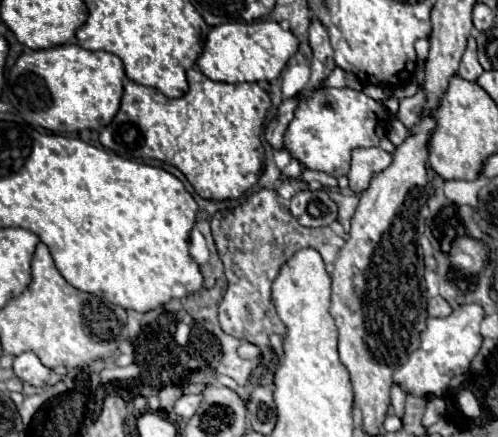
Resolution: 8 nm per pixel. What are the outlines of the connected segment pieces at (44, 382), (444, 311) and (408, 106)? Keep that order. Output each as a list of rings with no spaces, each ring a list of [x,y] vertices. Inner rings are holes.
[[[24,352],[24,354],[16,356],[12,370],[22,382],[28,382],[32,386],[52,386],[62,380],[62,376],[58,376],[54,370],[46,368],[34,352]]]
[[[434,296],[428,302],[428,314],[430,316],[448,316],[450,312],[452,312],[452,308],[450,308],[450,304],[442,296]]]
[[[418,90],[418,94],[412,96],[412,98],[402,98],[402,100],[398,100],[398,104],[400,104],[400,108],[398,108],[398,120],[400,120],[406,128],[412,128],[412,126],[418,122],[420,112],[422,112],[422,108],[424,108],[424,100],[426,100],[426,96],[424,96],[422,90]]]

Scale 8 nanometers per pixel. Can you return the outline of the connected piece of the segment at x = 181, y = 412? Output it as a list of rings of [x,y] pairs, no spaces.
[[[188,394],[188,396],[182,396],[176,406],[174,406],[174,412],[178,416],[182,416],[184,420],[188,420],[190,416],[194,416],[194,412],[198,410],[198,406],[202,404],[202,394]]]

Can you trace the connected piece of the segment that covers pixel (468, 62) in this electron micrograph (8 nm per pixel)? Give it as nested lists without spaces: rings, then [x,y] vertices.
[[[470,36],[468,38],[468,48],[462,56],[462,62],[460,62],[460,70],[458,70],[458,76],[464,78],[464,80],[470,80],[470,82],[476,82],[478,76],[482,74],[482,66],[478,62],[478,56],[476,56],[476,40]]]

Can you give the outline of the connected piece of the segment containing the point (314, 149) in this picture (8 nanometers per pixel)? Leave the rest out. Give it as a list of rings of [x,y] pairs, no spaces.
[[[322,88],[316,90],[312,98],[298,104],[294,120],[286,130],[284,146],[306,168],[322,170],[338,178],[348,174],[352,150],[360,146],[378,146],[380,140],[386,136],[386,126],[386,108],[364,92],[352,88]]]

